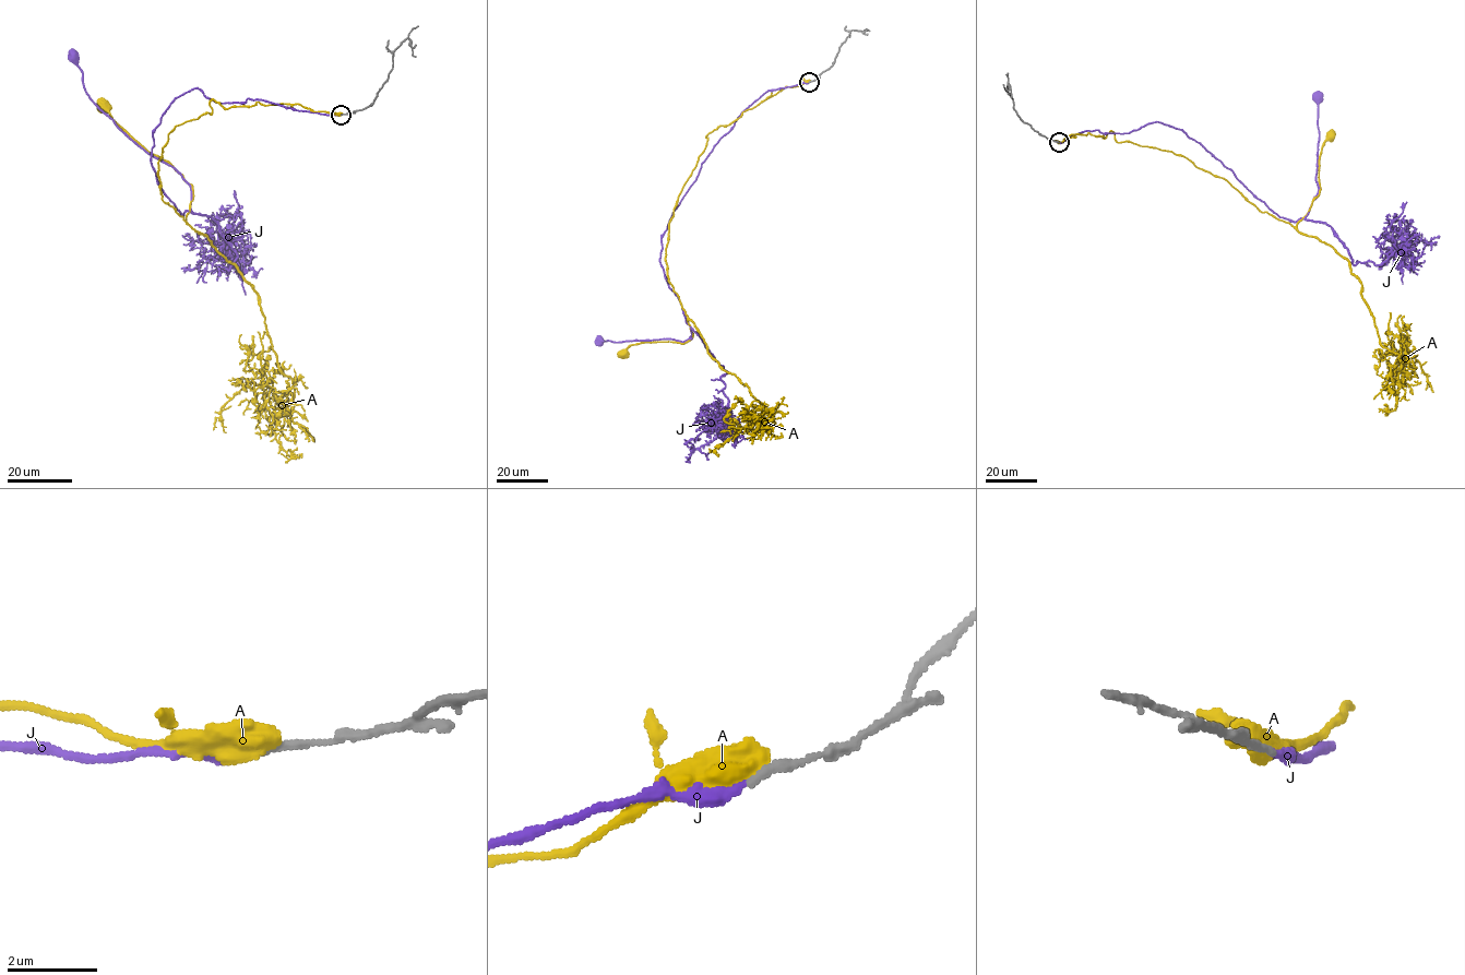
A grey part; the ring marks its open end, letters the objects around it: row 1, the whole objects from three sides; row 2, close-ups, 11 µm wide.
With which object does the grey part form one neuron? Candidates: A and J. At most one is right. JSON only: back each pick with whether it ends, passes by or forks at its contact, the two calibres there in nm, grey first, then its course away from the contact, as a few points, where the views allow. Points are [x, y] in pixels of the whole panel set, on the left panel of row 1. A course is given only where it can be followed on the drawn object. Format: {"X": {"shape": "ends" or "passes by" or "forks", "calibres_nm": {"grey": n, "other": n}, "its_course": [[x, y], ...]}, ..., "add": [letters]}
{"J": {"shape": "ends", "calibres_nm": {"grey": 180, "other": 220}, "its_course": [[341, 114], [216, 103], [198, 87], [178, 96], [151, 162], [183, 215], [190, 185], [93, 100], [72, 57]]}, "add": ["J"]}

